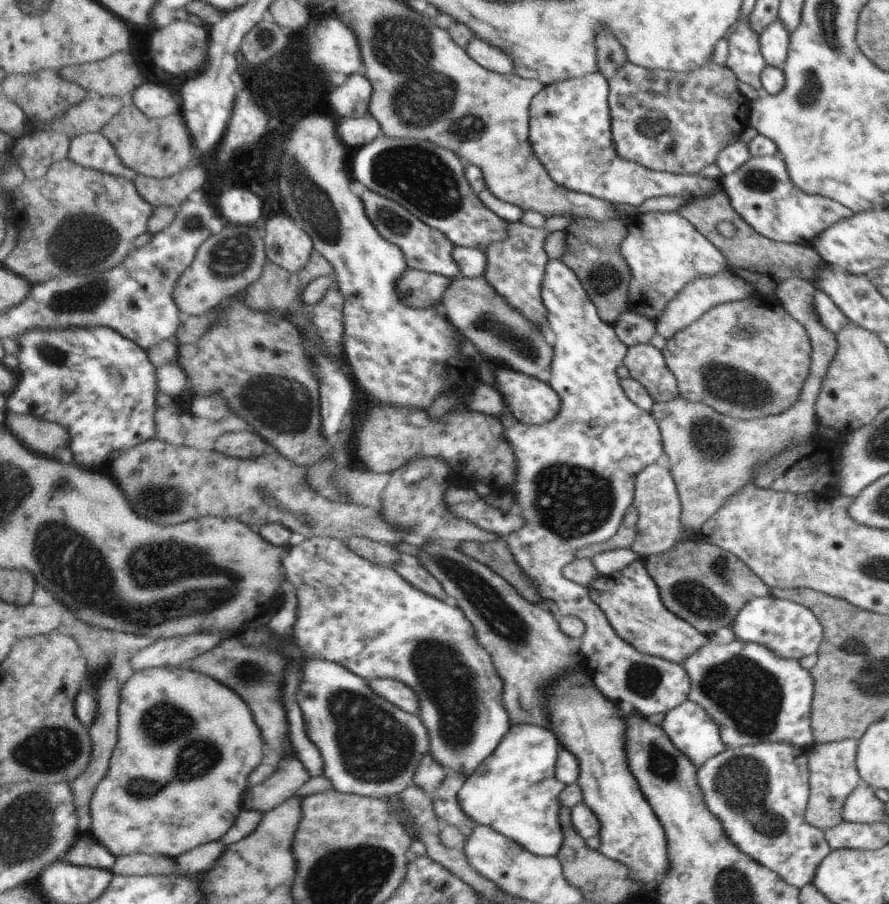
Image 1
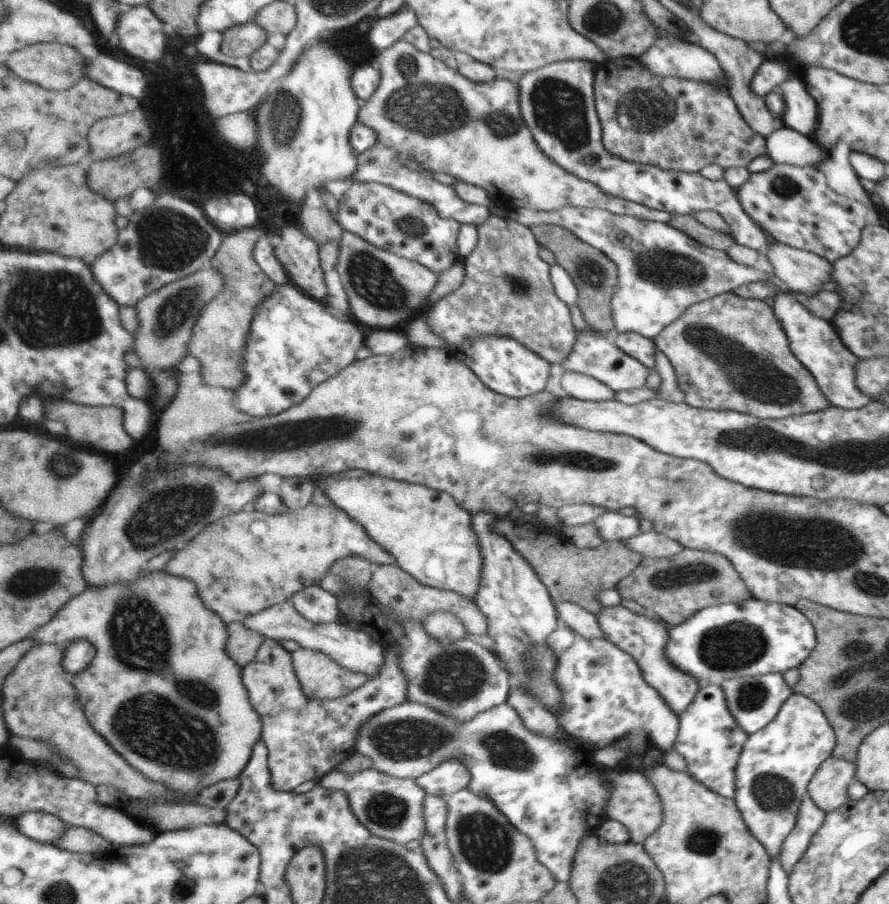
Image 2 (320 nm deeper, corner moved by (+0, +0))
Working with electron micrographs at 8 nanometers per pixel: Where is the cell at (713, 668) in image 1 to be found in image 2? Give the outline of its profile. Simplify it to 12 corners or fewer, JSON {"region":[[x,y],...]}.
{"region":[[781,673],[725,679],[728,711],[747,735],[793,694]]}

